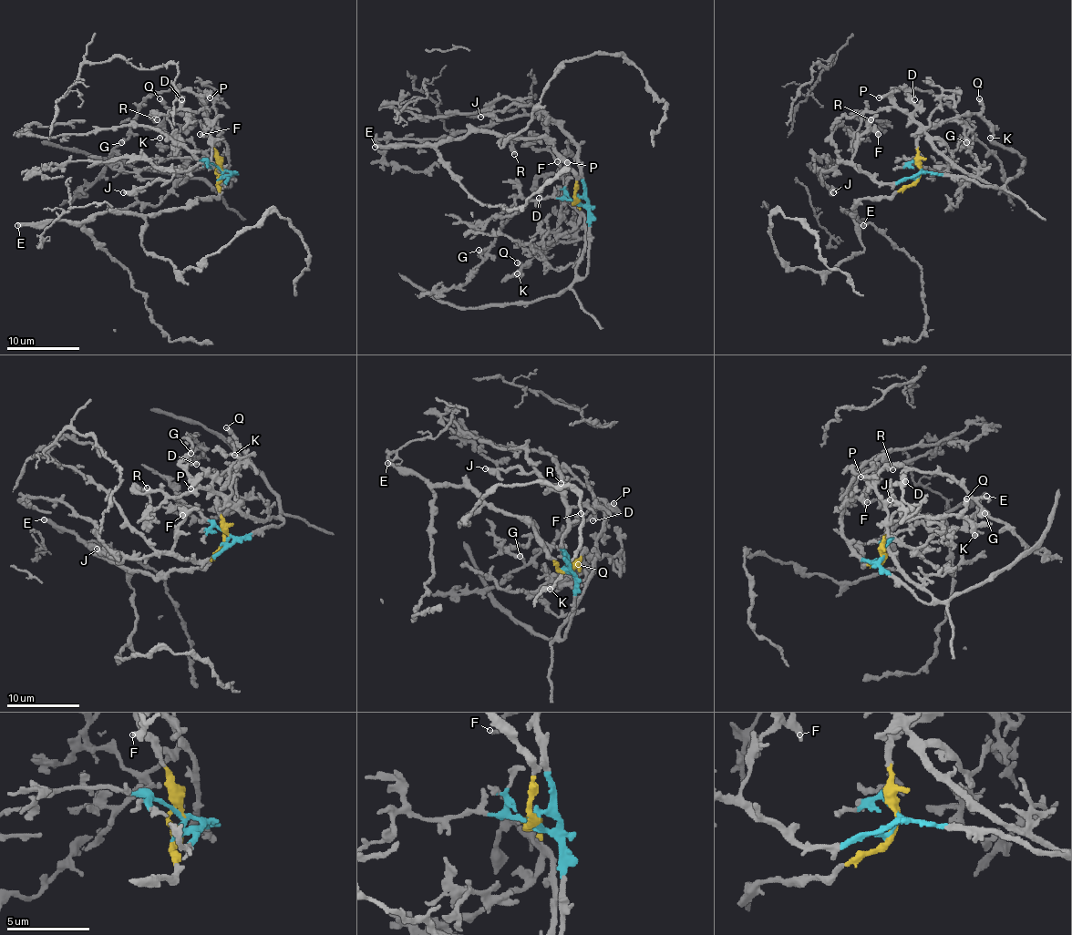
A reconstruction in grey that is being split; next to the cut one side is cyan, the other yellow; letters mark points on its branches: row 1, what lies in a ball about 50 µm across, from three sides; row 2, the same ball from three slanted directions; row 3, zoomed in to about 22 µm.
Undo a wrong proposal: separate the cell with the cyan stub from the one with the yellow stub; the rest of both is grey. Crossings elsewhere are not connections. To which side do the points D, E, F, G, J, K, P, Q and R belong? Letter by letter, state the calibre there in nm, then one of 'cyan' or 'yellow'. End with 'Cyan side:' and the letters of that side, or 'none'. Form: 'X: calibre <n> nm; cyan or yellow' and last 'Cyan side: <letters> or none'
D: calibre 260 nm; cyan
E: calibre 440 nm; yellow
F: calibre 320 nm; cyan
G: calibre 320 nm; cyan
J: calibre 280 nm; cyan
K: calibre 380 nm; yellow
P: calibre 320 nm; cyan
Q: calibre 440 nm; yellow
R: calibre 340 nm; cyan
Cyan side: D, F, G, J, P, R

